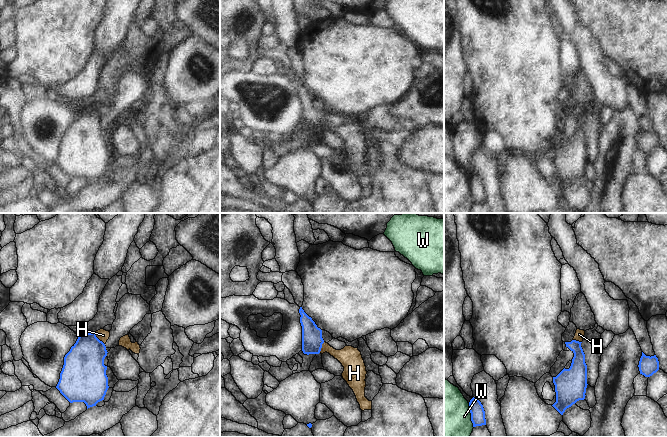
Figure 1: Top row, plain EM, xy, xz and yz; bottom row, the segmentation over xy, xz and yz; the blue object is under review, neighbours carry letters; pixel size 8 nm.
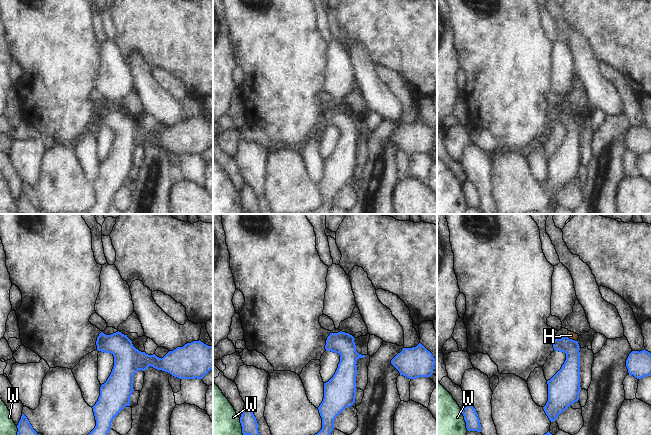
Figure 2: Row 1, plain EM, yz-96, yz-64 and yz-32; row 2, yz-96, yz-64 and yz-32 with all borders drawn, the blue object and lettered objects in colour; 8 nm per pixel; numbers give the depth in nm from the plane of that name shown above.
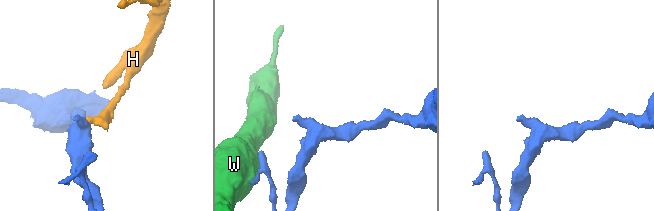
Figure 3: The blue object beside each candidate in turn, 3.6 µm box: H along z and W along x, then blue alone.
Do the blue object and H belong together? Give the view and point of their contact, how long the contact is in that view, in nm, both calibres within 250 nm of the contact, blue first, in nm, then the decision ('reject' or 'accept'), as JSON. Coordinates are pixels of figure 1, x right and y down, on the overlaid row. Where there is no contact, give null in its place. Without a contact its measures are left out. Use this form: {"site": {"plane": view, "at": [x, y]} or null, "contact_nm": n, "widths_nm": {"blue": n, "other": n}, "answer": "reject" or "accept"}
{"site": {"plane": "xy", "at": [97, 338]}, "contact_nm": 130, "widths_nm": {"blue": 320, "other": 90}, "answer": "reject"}

